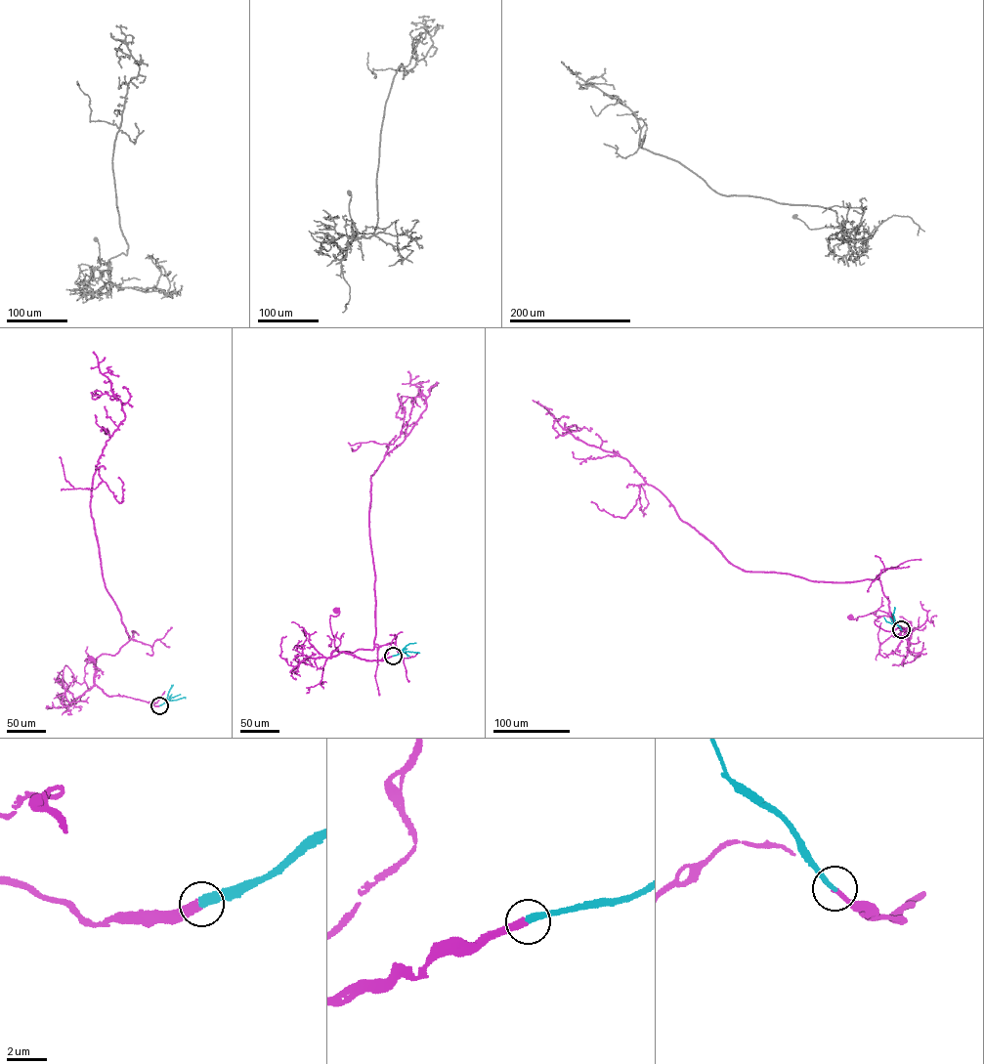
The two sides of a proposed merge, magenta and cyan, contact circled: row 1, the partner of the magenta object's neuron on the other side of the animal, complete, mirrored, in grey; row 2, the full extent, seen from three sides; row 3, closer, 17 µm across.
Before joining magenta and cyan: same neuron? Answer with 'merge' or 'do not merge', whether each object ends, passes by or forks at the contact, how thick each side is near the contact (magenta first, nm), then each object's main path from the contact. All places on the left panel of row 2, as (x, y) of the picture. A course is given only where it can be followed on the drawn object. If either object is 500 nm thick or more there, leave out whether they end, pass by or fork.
merge | magenta ends | cyan ends | 360/360 nm | magenta via (159, 705), (124, 696), (107, 696), (94, 683), (97, 666), (92, 659), (85, 659), (95, 662), (91, 659) | cyan via (159, 705), (180, 694)

